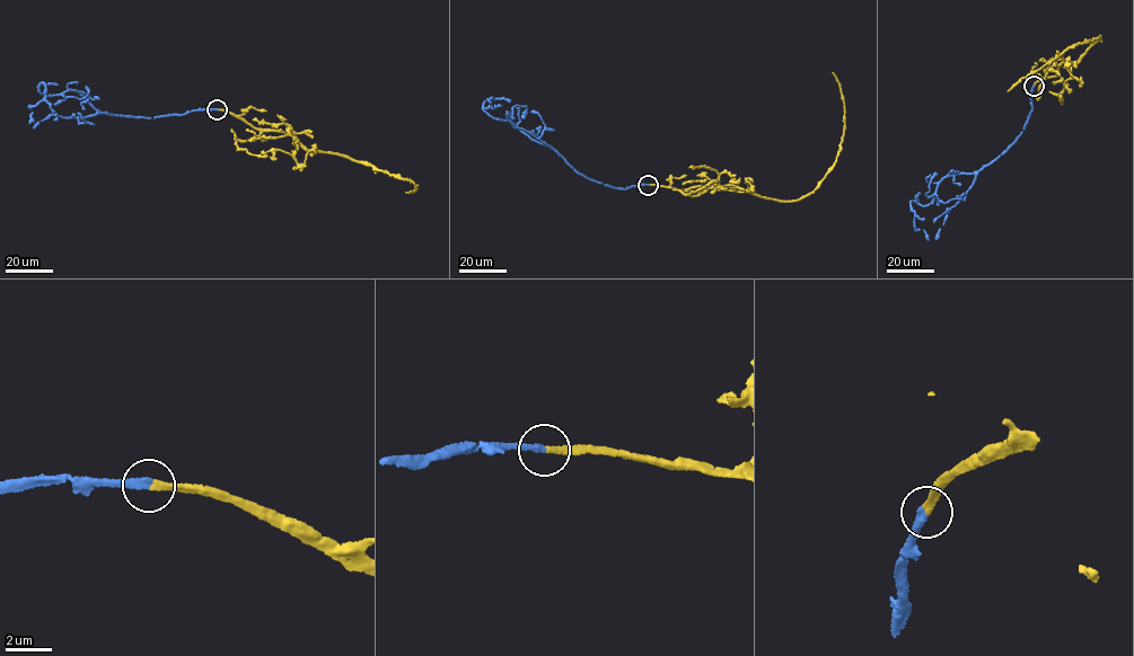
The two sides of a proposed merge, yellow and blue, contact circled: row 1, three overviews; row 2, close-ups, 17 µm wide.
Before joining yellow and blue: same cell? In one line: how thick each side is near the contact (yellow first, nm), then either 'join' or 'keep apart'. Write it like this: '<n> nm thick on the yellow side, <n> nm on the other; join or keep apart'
260 nm thick on the yellow side, 320 nm on the other; join

